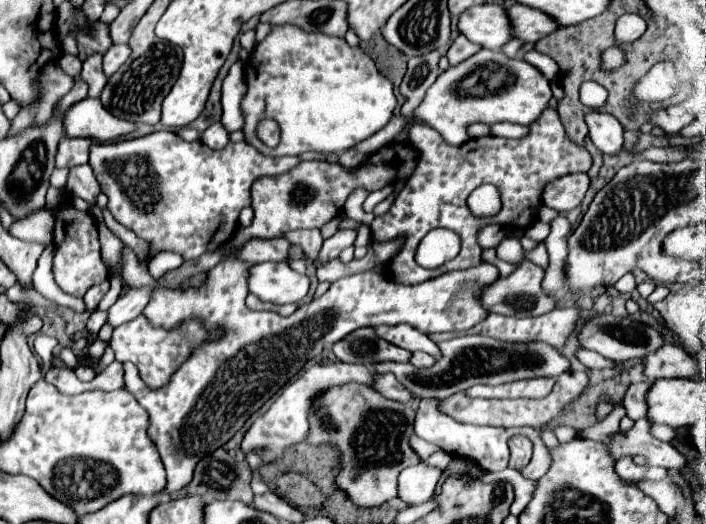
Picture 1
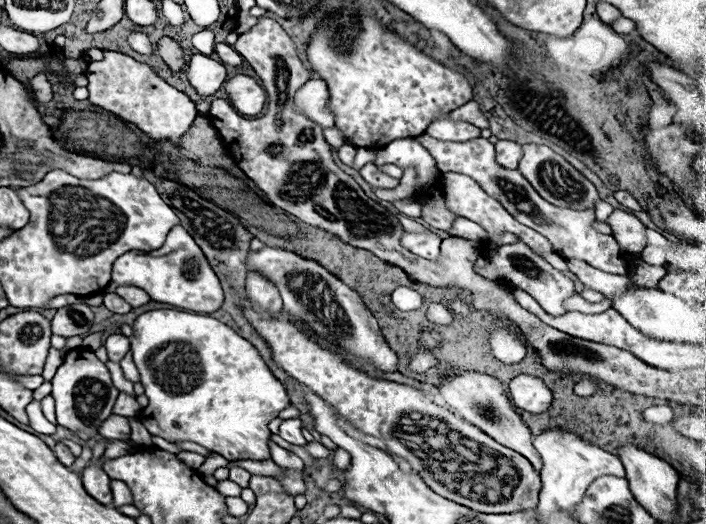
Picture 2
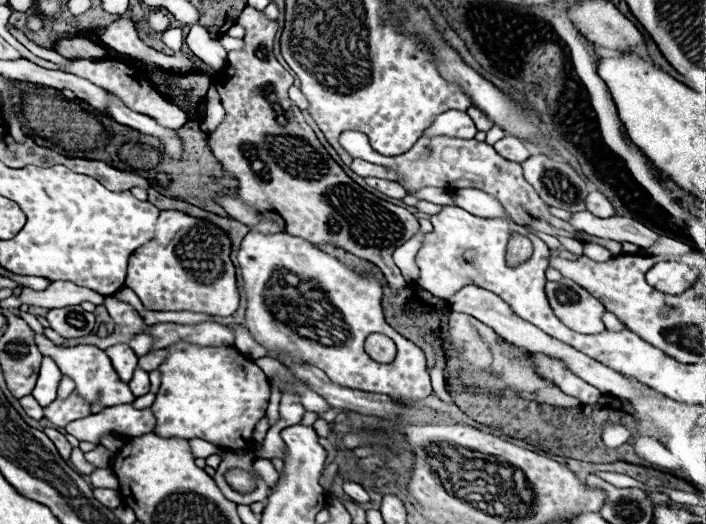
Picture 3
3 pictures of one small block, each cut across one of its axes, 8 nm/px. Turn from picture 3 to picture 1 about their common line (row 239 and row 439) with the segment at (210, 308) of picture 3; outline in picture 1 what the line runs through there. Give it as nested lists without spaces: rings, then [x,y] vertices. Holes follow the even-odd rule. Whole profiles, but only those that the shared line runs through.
[[[226,258],[220,262],[216,268],[212,268],[206,274],[204,284],[194,286],[194,288],[182,288],[182,290],[162,290],[156,288],[152,294],[152,300],[144,308],[144,316],[154,327],[162,327],[166,330],[173,330],[178,327],[183,320],[190,318],[200,318],[204,326],[212,326],[214,330],[222,330],[220,338],[210,338],[202,346],[194,348],[190,358],[174,372],[172,380],[168,386],[160,390],[150,390],[138,376],[138,370],[132,362],[124,362],[124,380],[126,380],[126,390],[130,390],[140,406],[148,412],[150,416],[150,428],[148,434],[158,446],[158,452],[162,456],[162,462],[166,464],[168,472],[168,488],[164,494],[178,492],[182,490],[190,480],[196,462],[206,456],[208,452],[220,448],[226,444],[242,426],[244,422],[266,402],[274,396],[276,390],[280,390],[286,382],[292,380],[294,374],[300,372],[300,368],[308,362],[308,358],[314,358],[322,352],[326,344],[334,344],[342,340],[346,334],[362,328],[362,326],[396,326],[396,324],[410,324],[418,328],[424,334],[432,332],[462,332],[474,328],[484,316],[488,314],[480,302],[476,300],[476,290],[488,282],[494,282],[498,278],[498,268],[490,262],[480,262],[476,268],[468,270],[452,270],[446,272],[438,278],[432,278],[422,284],[414,286],[404,286],[396,284],[390,276],[376,274],[374,270],[346,276],[342,280],[336,280],[326,294],[320,298],[314,298],[308,304],[298,306],[298,310],[284,318],[276,312],[254,312],[248,310],[244,304],[244,298],[248,296],[248,286],[246,286],[246,268],[250,264]]]

